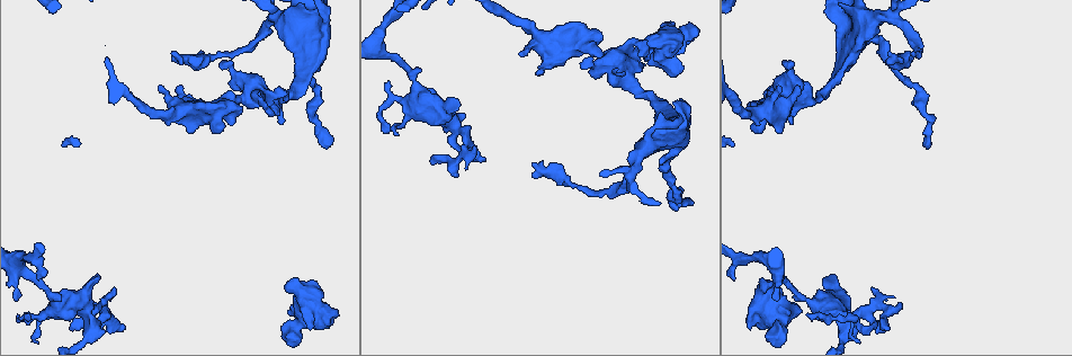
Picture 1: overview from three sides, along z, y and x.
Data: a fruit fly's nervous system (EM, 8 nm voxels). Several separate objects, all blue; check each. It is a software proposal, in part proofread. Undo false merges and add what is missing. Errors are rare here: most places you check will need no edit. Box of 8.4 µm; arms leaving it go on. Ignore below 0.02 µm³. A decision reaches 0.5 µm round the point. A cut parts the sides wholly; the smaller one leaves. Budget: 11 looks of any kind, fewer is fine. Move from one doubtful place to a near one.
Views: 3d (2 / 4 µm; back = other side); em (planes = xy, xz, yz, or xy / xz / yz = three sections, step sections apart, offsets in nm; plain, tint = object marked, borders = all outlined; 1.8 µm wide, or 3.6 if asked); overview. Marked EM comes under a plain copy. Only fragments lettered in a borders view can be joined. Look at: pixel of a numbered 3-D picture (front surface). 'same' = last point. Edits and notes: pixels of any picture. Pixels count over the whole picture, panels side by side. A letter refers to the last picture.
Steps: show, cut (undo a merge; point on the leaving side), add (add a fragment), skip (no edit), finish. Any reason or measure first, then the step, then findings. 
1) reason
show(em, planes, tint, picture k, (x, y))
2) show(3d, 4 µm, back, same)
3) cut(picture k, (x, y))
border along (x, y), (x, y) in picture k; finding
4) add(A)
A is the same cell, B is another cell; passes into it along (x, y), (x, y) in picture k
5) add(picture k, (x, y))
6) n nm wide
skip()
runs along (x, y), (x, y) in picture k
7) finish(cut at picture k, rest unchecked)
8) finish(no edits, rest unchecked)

branch stops here
show(3d, 4 µm, picture 1, (390, 128))

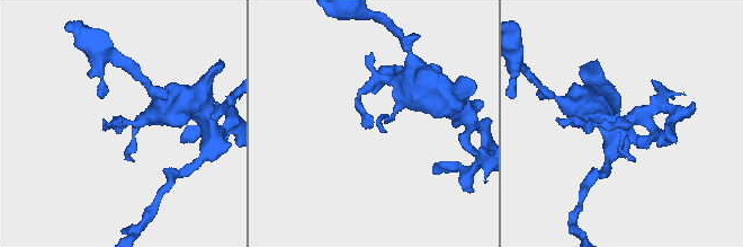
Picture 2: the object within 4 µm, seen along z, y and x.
now the EM
show(em, planes, borders, picture 2, (372, 125))

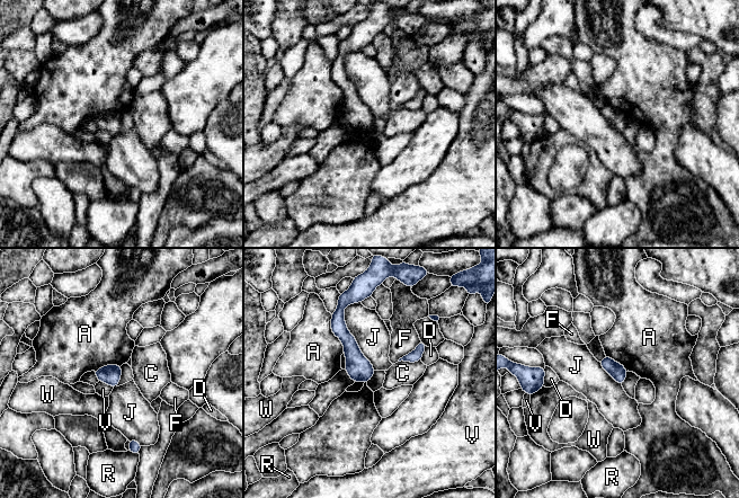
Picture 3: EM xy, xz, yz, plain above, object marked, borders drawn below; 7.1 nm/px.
120 nm wide; J touches over 500 nm
skip()
A, C, D, F, J, R, V and W are other cells; no lettered fragment goes on from it

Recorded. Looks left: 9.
show(em, xz, step 4, borders, picture 1, (96, 280))

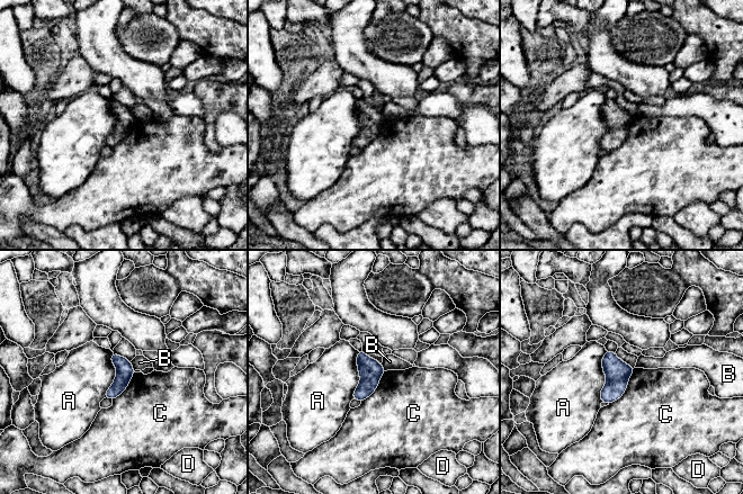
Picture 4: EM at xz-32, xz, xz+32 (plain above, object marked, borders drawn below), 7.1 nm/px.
cut it another way
show(em, planes, borders, same)

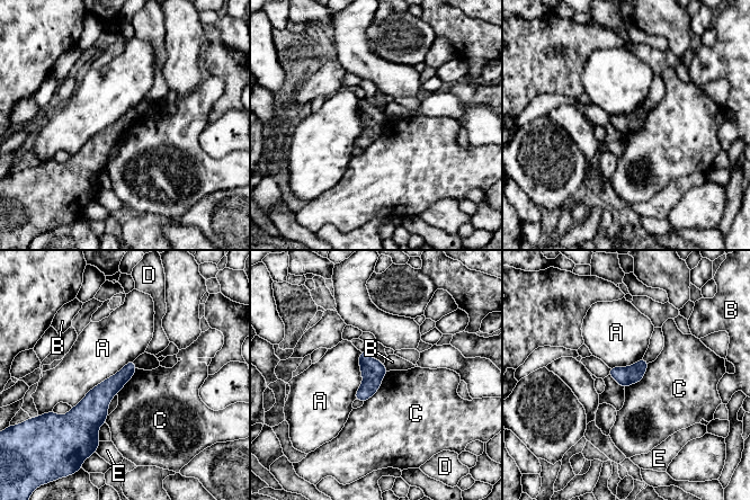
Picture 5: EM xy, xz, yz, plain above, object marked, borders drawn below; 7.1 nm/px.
skip()
A, B, C, D and E are other cells; runs along (132, 364), (96, 402), (89, 434) in picture 5; no lettered fragment goes on from it

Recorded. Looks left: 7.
stops while still wide
show(3d, 4 µm, picture 1, (795, 306))

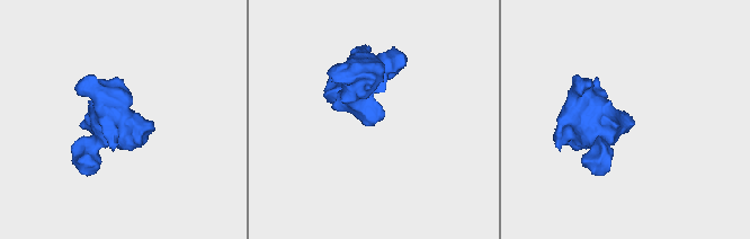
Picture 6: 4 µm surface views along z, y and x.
show(em, yz, step 16, borders, picture 6, (382, 117))

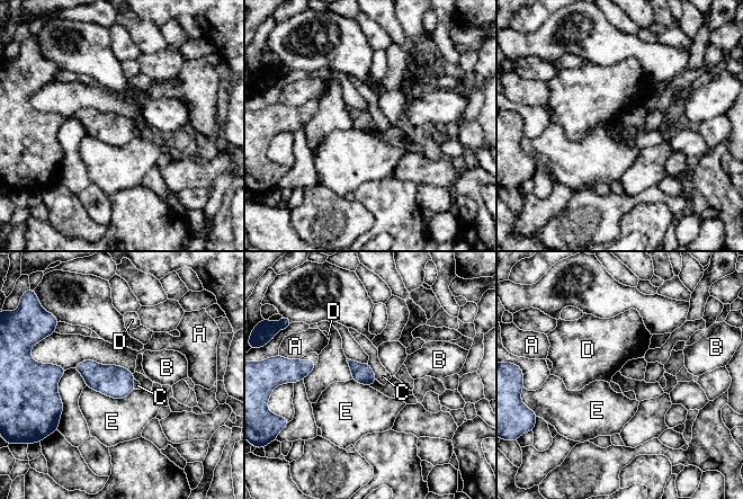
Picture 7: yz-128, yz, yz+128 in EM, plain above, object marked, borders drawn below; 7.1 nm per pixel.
skip()
A, B, C, D and E are other cells; border along (368, 363), (376, 379) in picture 7; none of them fits

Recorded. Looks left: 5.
two arms at a narrow angle
show(3d, 4 µm, back, picture 1, (801, 102))

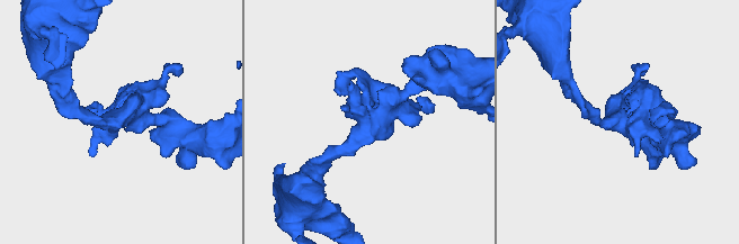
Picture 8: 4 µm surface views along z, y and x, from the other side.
show(em, planes, tint, picture 8, (621, 121))

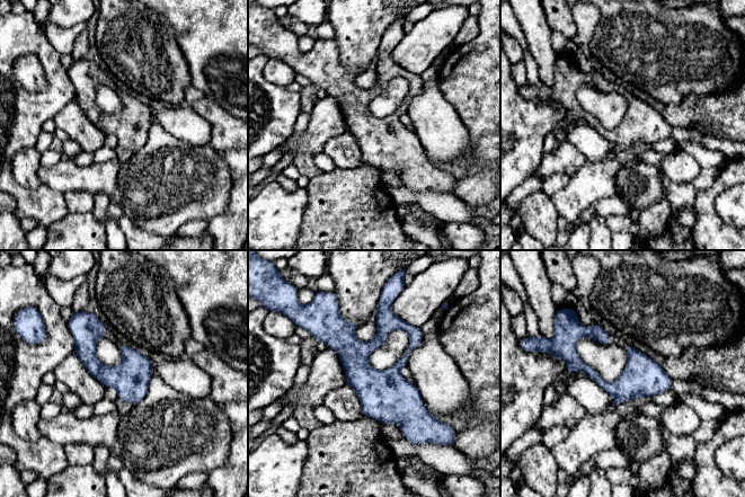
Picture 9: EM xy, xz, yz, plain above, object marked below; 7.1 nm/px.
what lies round it
show(em, planes, borders, same)

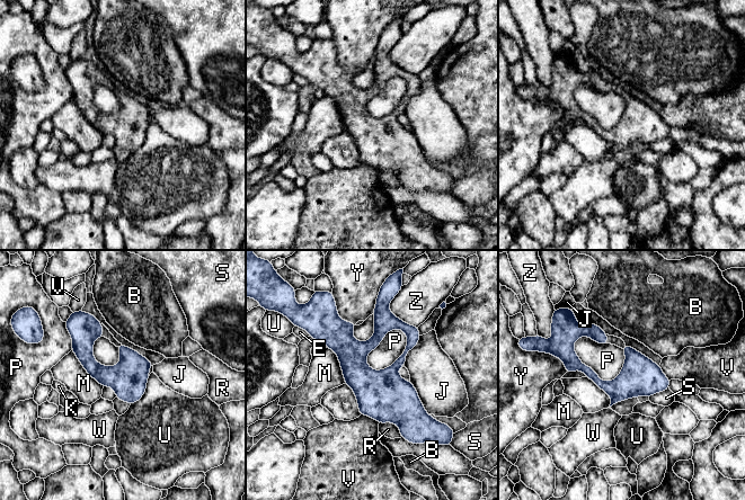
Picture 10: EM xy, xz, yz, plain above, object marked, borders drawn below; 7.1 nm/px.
P touches over 400 nm
skip()
B, E, J, K, M, P, R, S, U, V, W, Y and Z are other cells; continuous, no second neuron

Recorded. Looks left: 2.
finish(no edits, rest unchecked)

